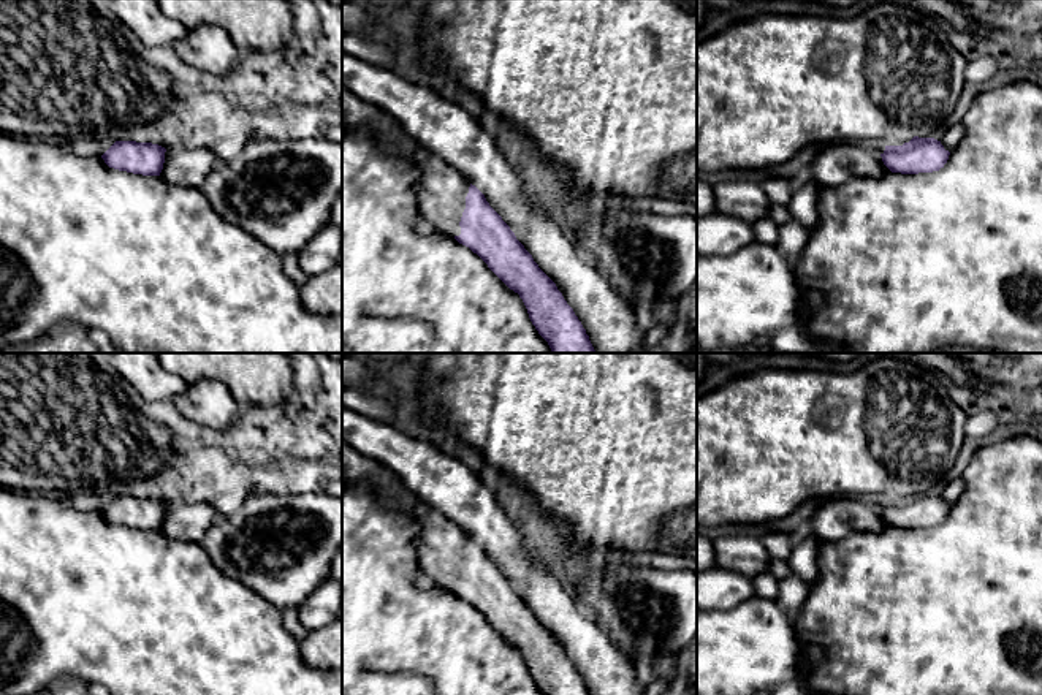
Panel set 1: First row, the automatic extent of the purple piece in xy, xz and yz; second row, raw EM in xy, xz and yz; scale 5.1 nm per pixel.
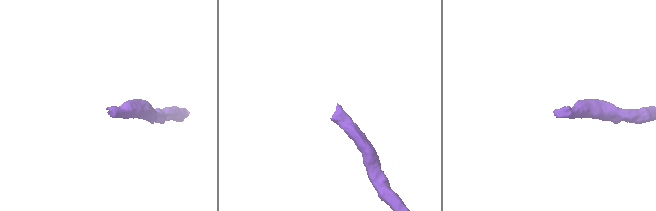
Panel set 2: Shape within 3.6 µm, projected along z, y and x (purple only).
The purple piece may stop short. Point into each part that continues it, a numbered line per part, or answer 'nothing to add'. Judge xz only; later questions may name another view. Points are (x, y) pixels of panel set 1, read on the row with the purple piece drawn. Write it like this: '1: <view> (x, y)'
1: xz (441, 190)

